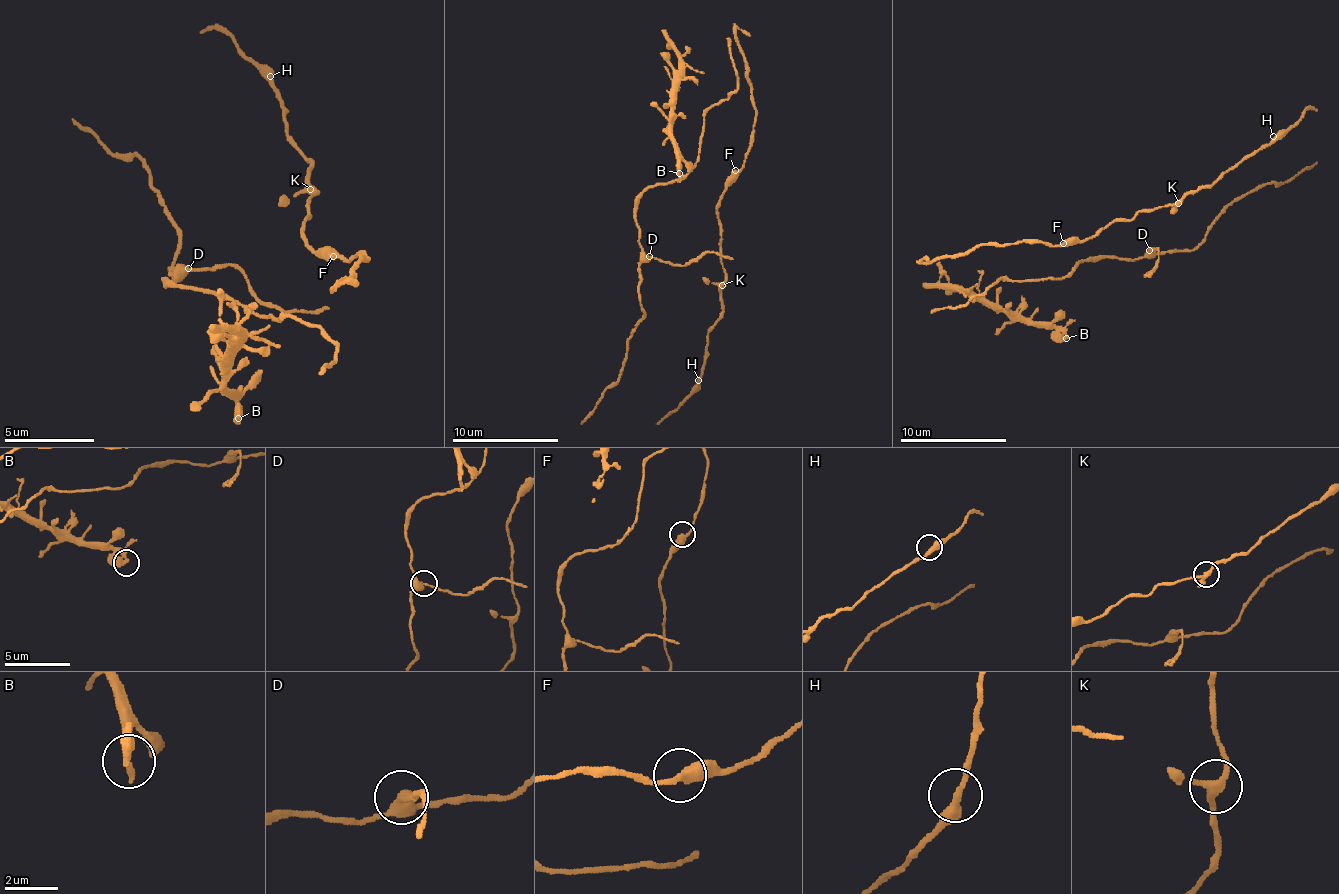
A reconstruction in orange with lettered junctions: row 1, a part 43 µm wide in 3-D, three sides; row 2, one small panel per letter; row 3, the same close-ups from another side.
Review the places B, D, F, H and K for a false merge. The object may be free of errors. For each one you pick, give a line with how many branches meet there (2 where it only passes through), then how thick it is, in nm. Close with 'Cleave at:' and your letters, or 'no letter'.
D: branches 3; calibre 360 nm
Cleave at: D

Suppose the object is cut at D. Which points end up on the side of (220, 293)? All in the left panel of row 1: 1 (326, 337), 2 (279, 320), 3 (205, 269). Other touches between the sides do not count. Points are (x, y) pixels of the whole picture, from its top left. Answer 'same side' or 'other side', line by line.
1: same side
2: same side
3: other side

